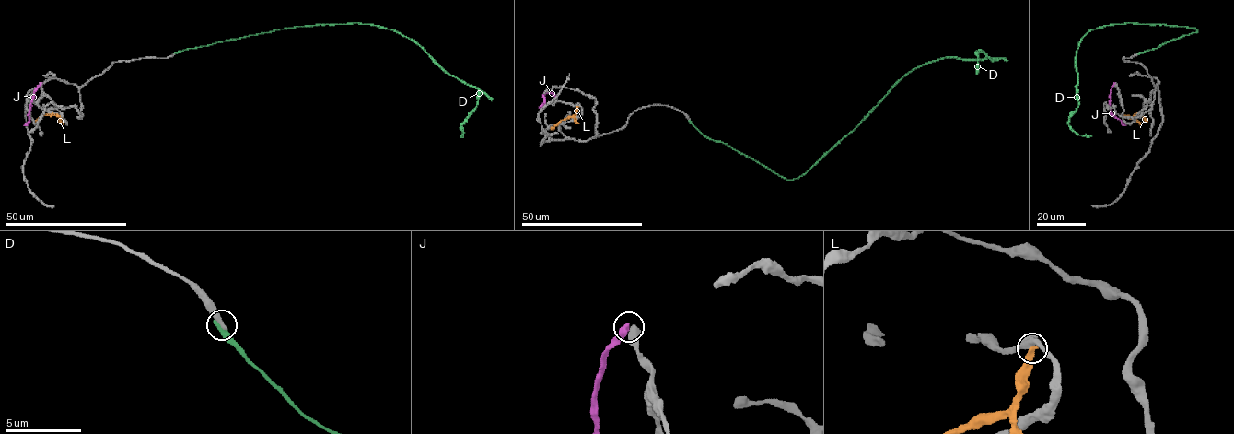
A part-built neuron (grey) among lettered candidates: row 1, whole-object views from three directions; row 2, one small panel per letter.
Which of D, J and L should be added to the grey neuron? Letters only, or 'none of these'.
none of these

